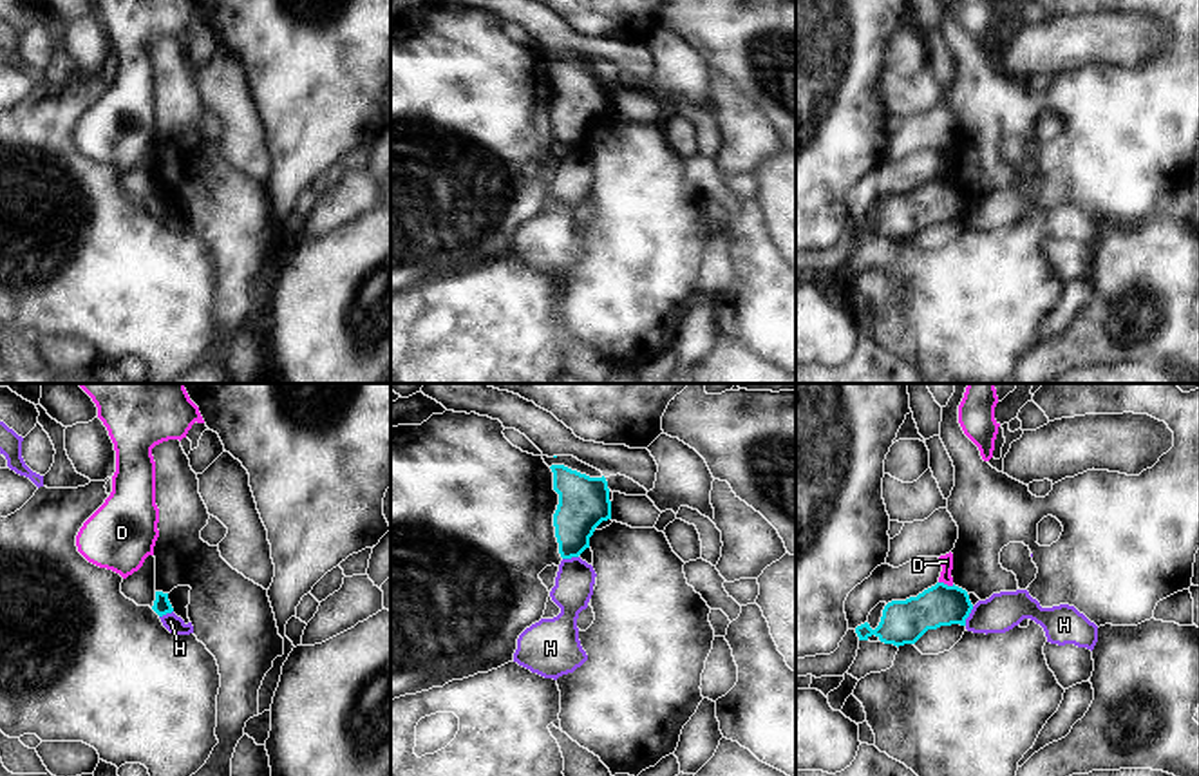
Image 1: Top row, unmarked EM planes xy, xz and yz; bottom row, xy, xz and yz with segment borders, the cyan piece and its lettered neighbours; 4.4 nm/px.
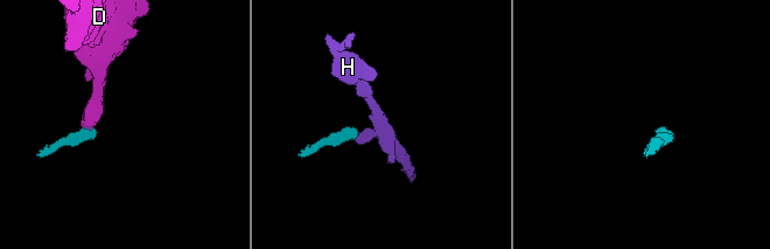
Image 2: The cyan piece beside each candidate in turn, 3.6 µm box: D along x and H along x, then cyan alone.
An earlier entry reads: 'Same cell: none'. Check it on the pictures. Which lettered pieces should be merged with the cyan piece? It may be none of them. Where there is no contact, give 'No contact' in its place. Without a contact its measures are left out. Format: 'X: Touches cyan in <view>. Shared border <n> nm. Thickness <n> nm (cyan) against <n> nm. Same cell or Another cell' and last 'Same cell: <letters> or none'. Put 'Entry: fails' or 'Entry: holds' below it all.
D: Touches cyan in yz. Shared border 70 nm. Thickness 190 nm (cyan) against 60 nm. Another cell
H: Touches cyan in yz. Shared border 100 nm. Thickness 190 nm (cyan) against 170 nm. Another cell
Same cell: none
Entry: holds

